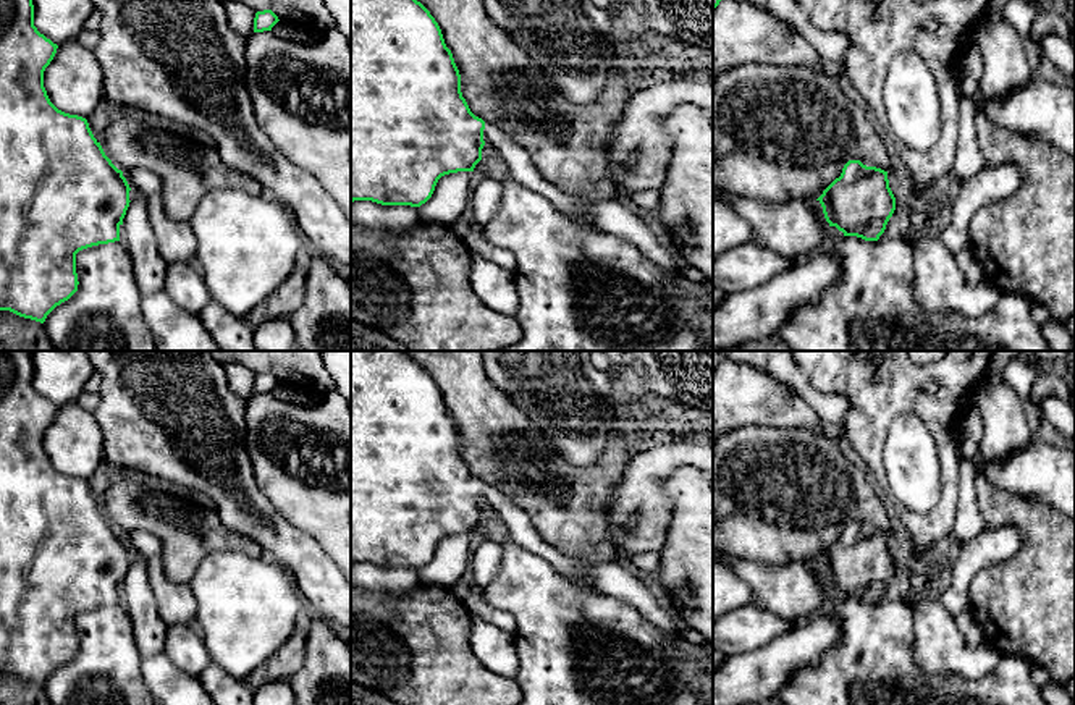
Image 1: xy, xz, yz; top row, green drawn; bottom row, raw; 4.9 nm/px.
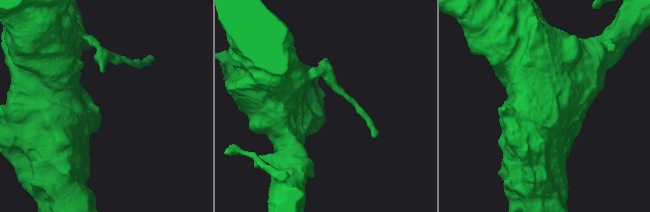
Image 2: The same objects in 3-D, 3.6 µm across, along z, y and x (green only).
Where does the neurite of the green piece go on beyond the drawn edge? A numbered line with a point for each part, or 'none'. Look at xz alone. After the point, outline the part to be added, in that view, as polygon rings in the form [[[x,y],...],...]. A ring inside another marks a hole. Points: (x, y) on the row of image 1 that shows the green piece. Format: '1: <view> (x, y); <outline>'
1: xz (611, 217); [[[485,125],[483,141],[500,152],[512,179],[546,197],[564,217],[587,217],[603,233],[609,233],[634,244],[648,260],[681,275],[674,257],[653,234],[650,226],[618,199],[587,204],[575,196],[564,194],[538,175],[530,162],[530,155],[519,147],[511,136],[493,125]]]

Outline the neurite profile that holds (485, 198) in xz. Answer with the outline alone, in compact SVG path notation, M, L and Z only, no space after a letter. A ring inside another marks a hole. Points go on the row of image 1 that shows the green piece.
M493 178L478 179L470 191L470 207L467 210L472 225L485 228L500 212L503 201L503 183Z

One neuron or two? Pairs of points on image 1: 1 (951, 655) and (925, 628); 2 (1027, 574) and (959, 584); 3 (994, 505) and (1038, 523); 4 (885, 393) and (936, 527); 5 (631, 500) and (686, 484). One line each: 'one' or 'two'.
1: one
2: two
3: one
4: one
5: two

